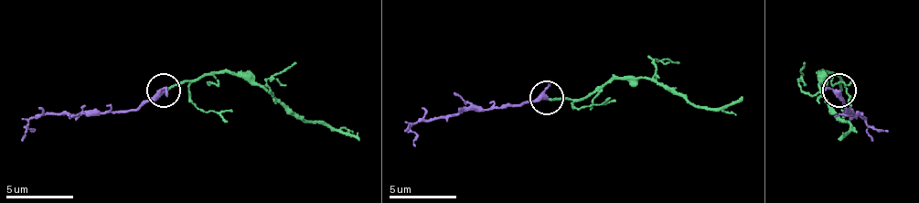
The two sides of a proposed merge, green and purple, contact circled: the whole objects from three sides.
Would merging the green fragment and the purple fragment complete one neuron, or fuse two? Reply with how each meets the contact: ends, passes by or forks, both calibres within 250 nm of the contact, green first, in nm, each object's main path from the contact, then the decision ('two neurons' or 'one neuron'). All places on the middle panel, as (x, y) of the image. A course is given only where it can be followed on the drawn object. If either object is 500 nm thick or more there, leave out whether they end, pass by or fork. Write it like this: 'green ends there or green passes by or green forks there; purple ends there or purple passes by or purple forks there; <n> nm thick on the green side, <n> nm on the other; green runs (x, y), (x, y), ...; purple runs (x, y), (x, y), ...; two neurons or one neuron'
green ends there; purple passes by; 170 nm thick on the green side, 280 nm on the other; green runs (549, 97), (582, 101), (613, 80), (654, 77), (700, 107), (731, 103), (742, 97); purple runs (546, 97), (512, 107), (417, 121), (411, 127), (414, 147); one neuron

